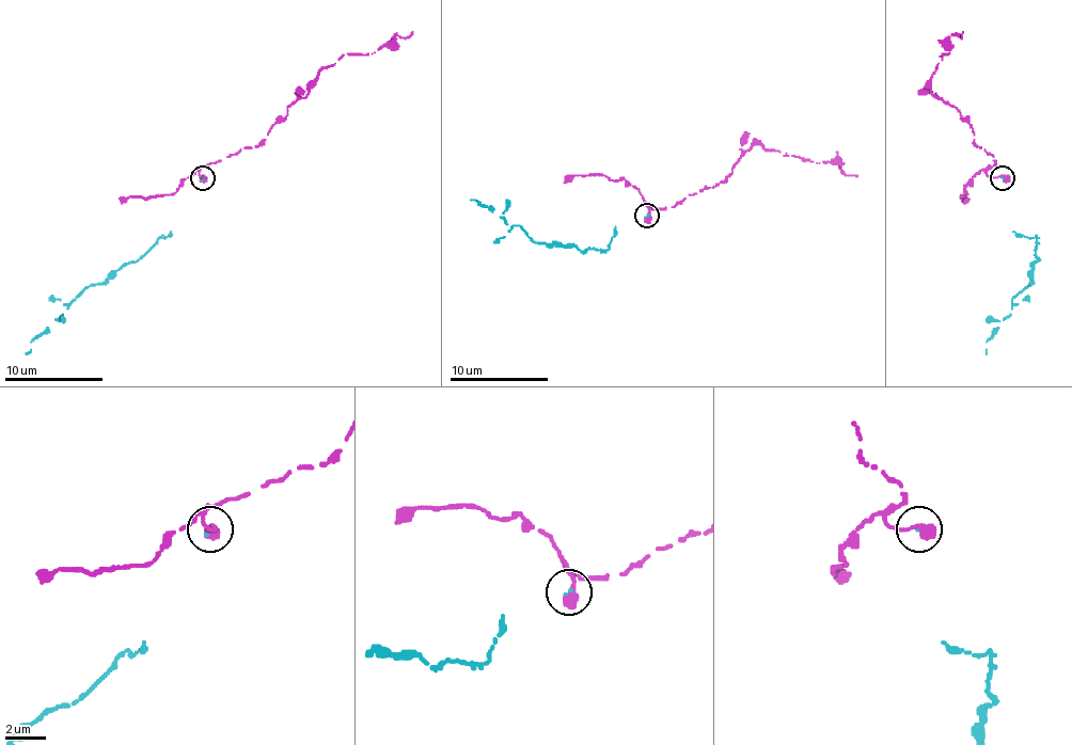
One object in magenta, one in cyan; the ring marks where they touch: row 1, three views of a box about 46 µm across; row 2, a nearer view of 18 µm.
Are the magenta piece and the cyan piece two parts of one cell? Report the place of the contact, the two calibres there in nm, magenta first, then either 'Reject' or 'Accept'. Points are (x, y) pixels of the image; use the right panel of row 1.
Place: (1002, 177). Thickness 500 nm (magenta) against 130 nm. Reject

